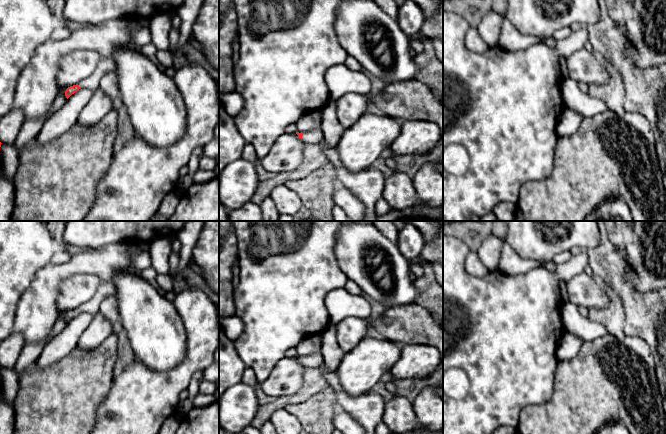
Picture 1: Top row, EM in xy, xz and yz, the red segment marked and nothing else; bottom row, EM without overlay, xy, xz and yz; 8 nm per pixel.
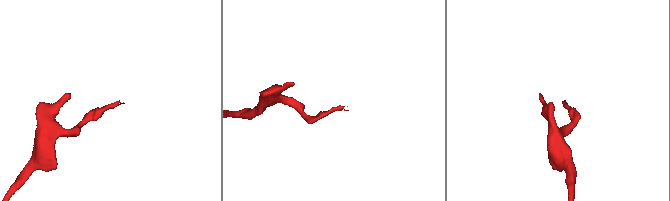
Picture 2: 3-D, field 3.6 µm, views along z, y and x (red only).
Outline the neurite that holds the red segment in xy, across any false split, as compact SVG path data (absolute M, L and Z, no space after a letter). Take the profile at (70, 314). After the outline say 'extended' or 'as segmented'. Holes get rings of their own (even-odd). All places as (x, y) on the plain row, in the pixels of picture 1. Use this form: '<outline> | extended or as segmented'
M112 280L106 283L101 283L95 295L89 301L81 305L79 308L70 310L66 313L66 322L68 323L72 318L82 312L96 314L99 312L99 307L102 301L106 297L115 296L115 293L115 286Z | extended

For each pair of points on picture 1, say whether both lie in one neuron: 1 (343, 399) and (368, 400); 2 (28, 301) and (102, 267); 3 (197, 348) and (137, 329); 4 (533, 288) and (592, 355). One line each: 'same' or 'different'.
1: same
2: same
3: different
4: different

